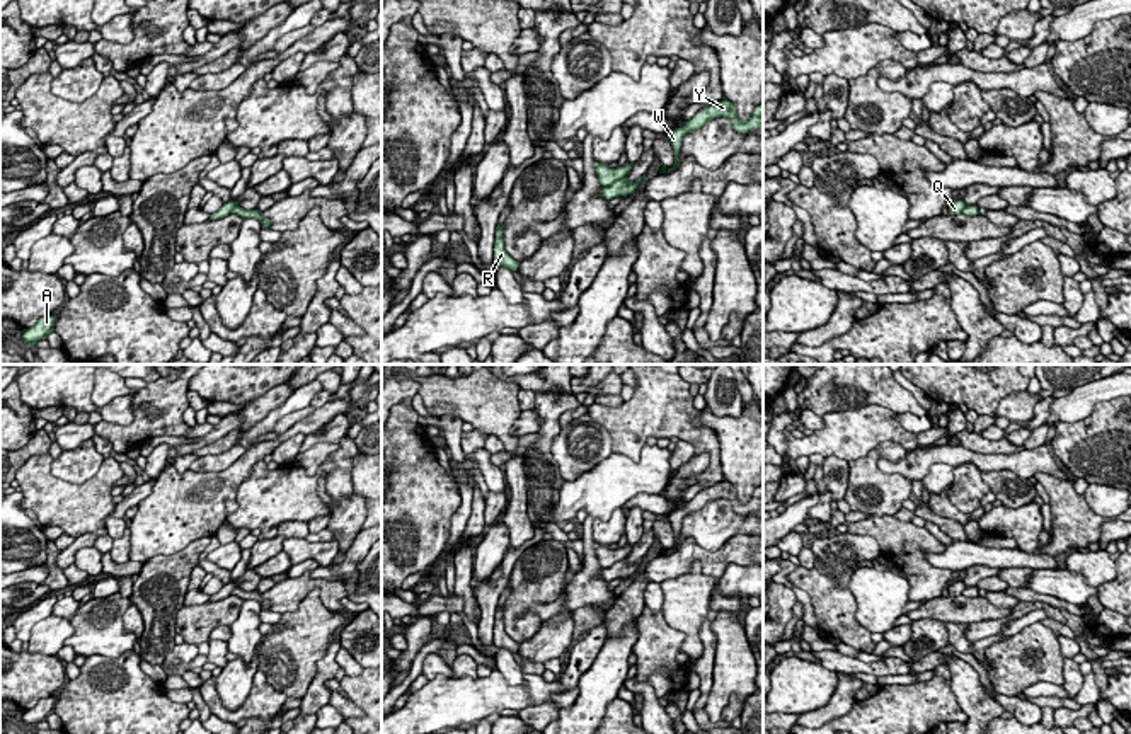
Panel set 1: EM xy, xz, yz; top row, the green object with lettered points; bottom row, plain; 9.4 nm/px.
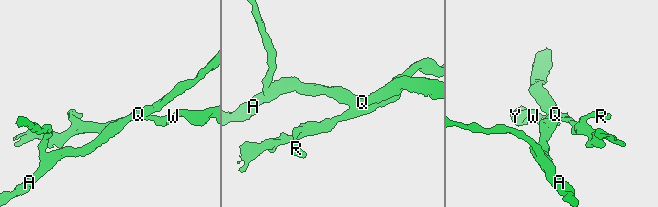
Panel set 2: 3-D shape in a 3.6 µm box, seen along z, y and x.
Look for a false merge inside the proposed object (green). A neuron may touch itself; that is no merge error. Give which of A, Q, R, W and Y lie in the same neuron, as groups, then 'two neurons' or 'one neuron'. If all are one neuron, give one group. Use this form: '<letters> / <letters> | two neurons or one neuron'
A Q / R W Y | two neurons

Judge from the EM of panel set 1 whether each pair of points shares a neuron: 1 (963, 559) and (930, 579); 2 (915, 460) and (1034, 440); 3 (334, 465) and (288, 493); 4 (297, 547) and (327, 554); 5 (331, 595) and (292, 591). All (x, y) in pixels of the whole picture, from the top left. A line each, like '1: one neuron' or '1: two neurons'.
1: two neurons
2: two neurons
3: one neuron
4: one neuron
5: one neuron

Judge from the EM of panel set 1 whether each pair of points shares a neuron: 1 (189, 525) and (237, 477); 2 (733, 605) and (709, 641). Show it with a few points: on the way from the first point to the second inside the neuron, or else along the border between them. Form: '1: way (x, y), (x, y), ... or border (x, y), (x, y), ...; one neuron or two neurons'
1: way (200, 513), (225, 487); one neuron
2: way (721, 605), (707, 622), (707, 629); one neuron

